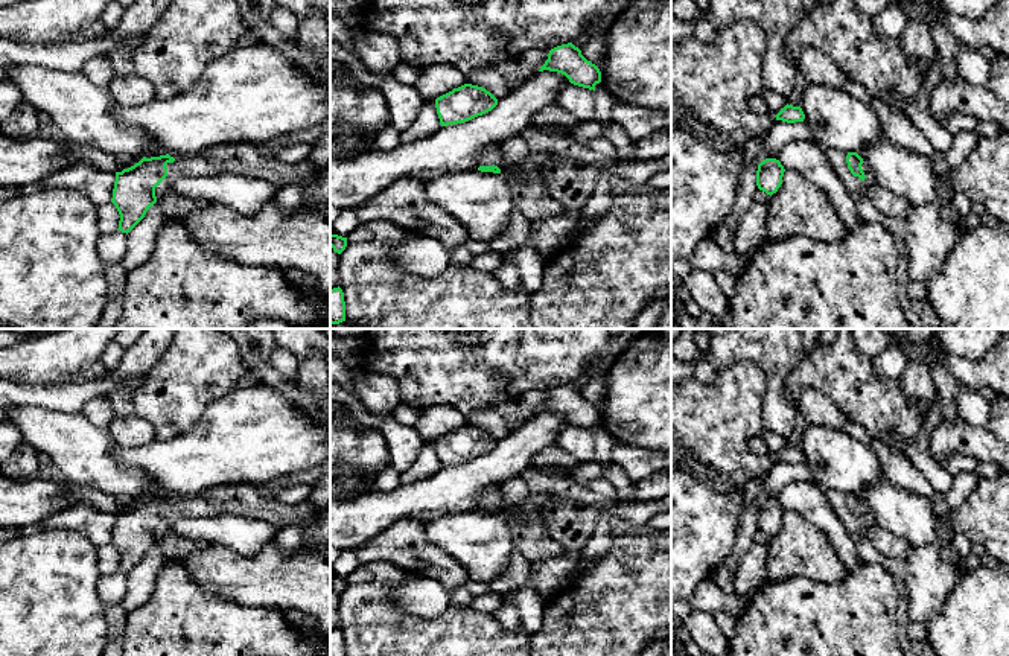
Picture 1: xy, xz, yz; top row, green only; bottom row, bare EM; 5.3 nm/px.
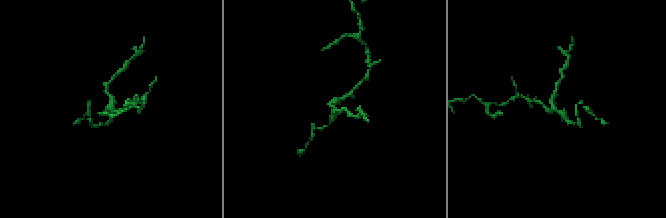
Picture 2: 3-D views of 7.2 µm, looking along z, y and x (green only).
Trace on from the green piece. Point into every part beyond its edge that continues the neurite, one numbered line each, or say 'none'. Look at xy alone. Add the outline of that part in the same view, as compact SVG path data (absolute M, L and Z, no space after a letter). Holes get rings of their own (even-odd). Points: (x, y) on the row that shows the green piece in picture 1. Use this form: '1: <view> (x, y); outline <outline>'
1: xy (244, 159); outline M230 143L208 148L196 155L184 155L167 163L167 177L210 177L225 172L256 177L283 186L309 186L323 170L307 160L289 164L272 155L263 155L256 143Z

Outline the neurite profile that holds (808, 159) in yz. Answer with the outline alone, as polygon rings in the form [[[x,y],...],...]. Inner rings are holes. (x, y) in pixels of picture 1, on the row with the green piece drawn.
[[[807,140],[790,142],[781,148],[775,158],[781,161],[785,170],[796,170],[823,189],[849,231],[860,225],[861,219],[849,190],[819,143]]]

